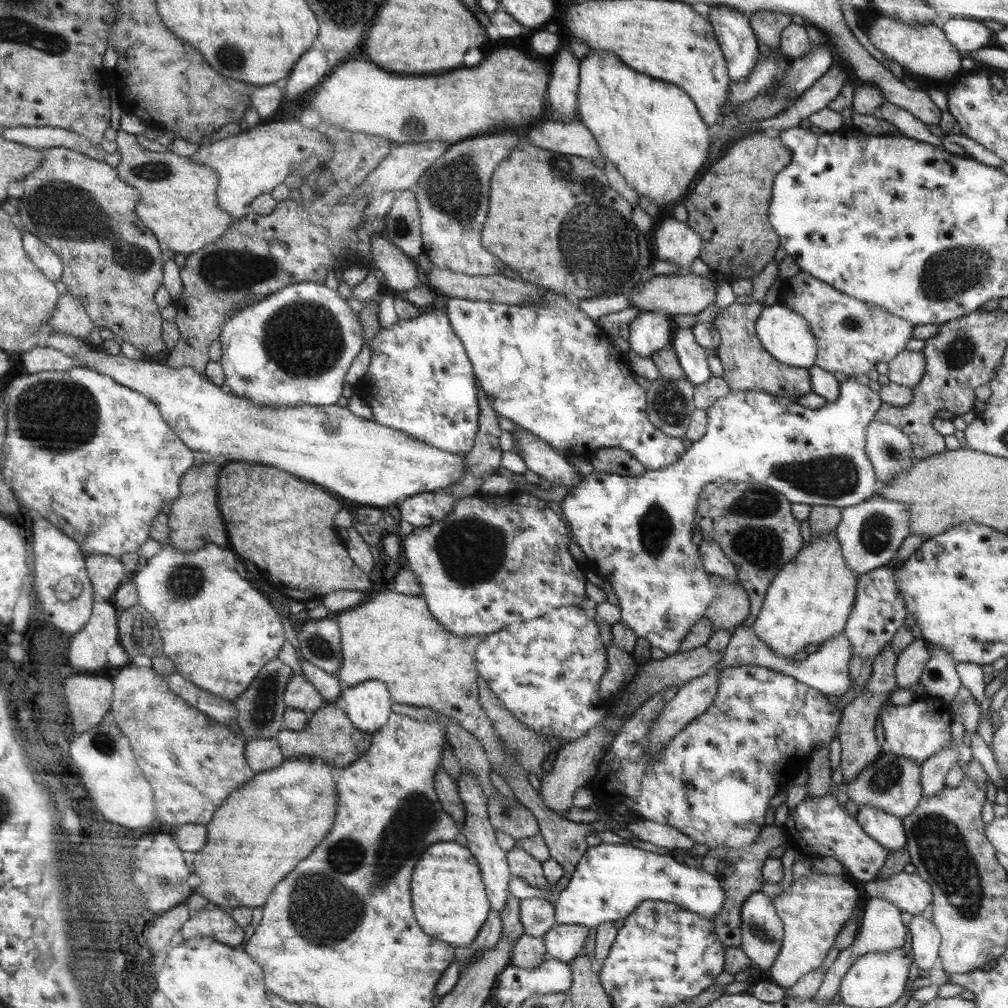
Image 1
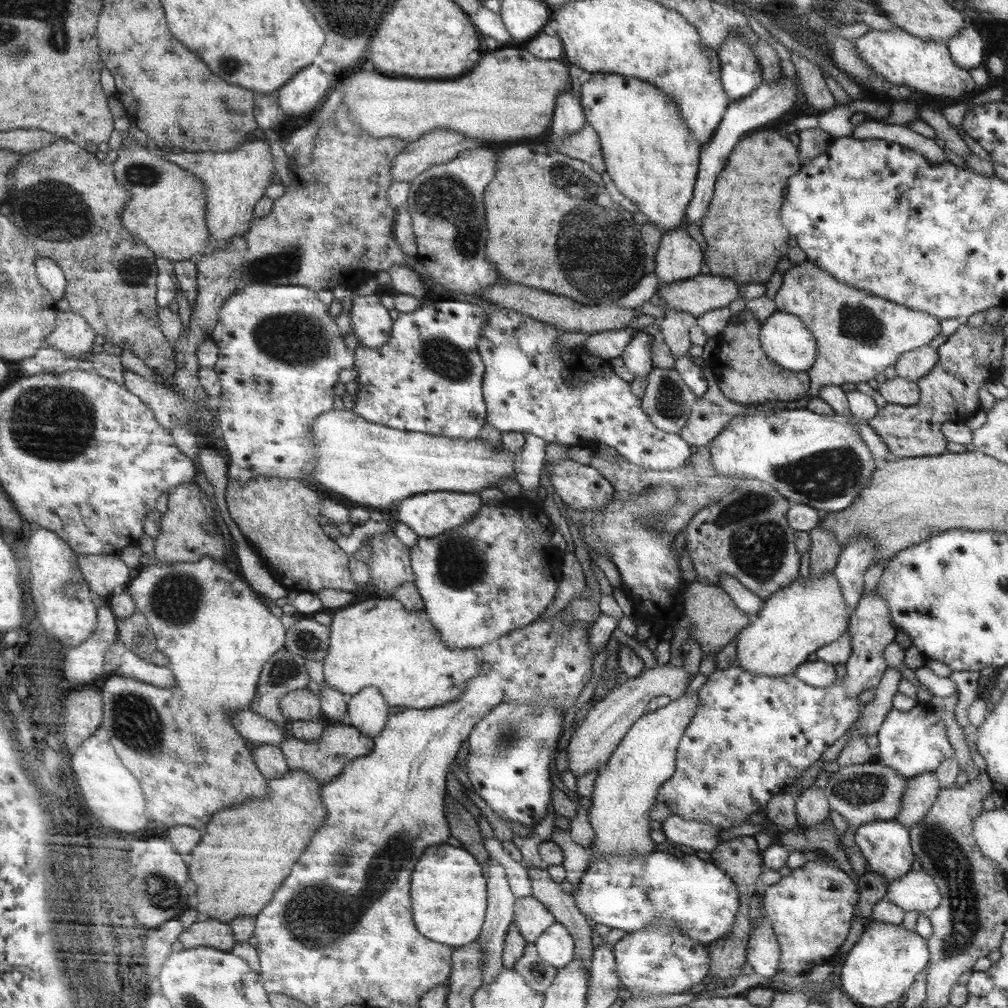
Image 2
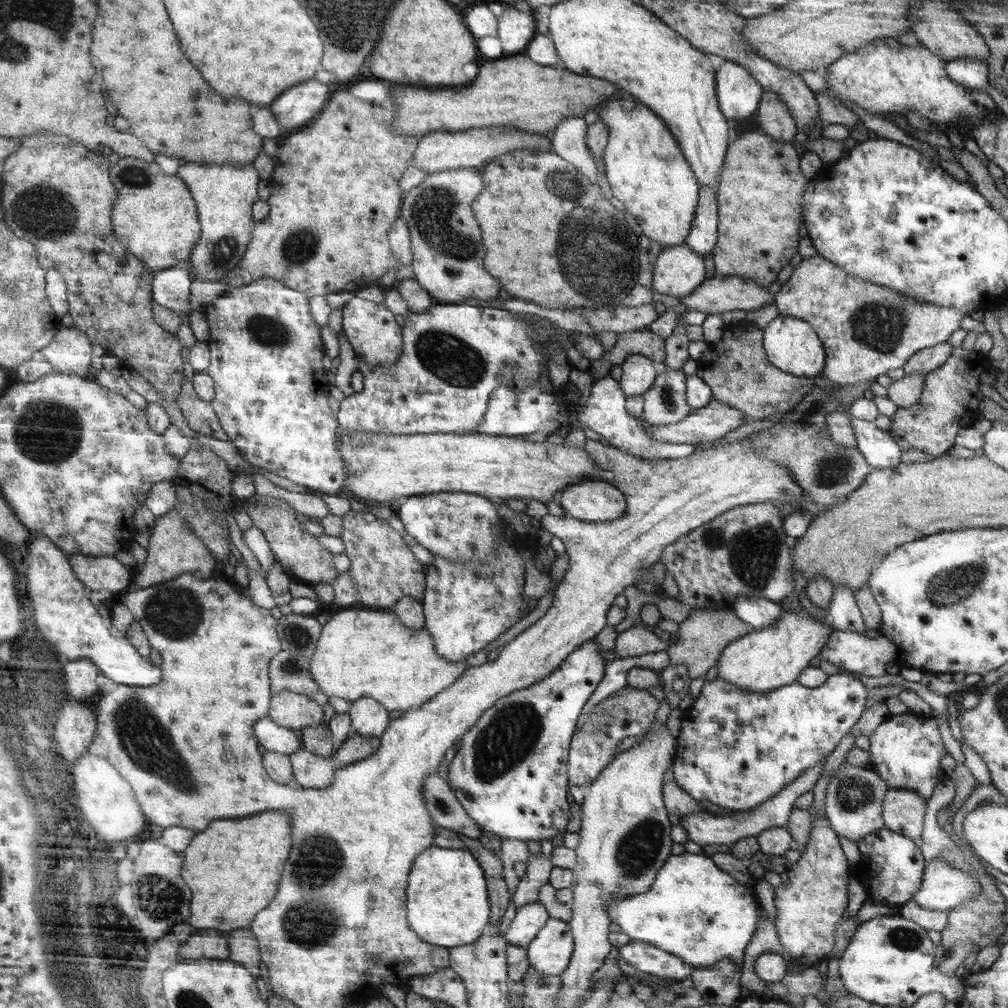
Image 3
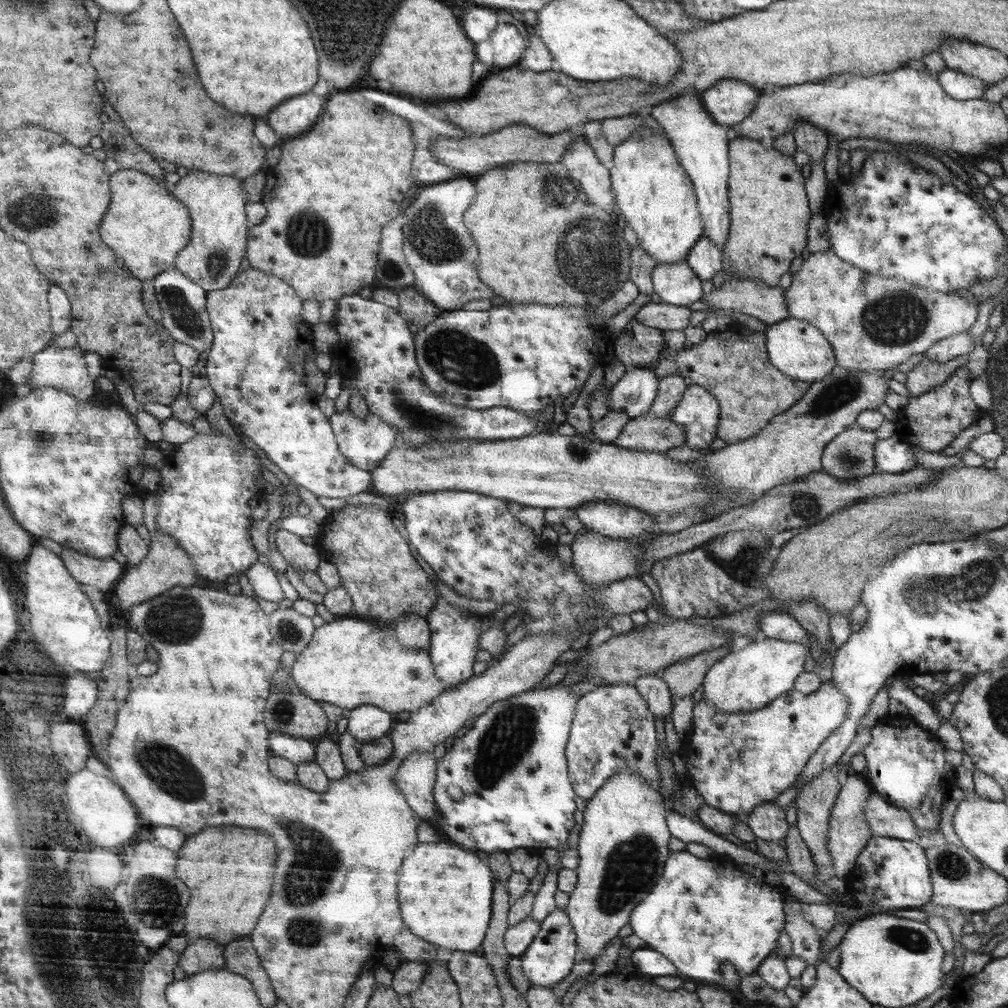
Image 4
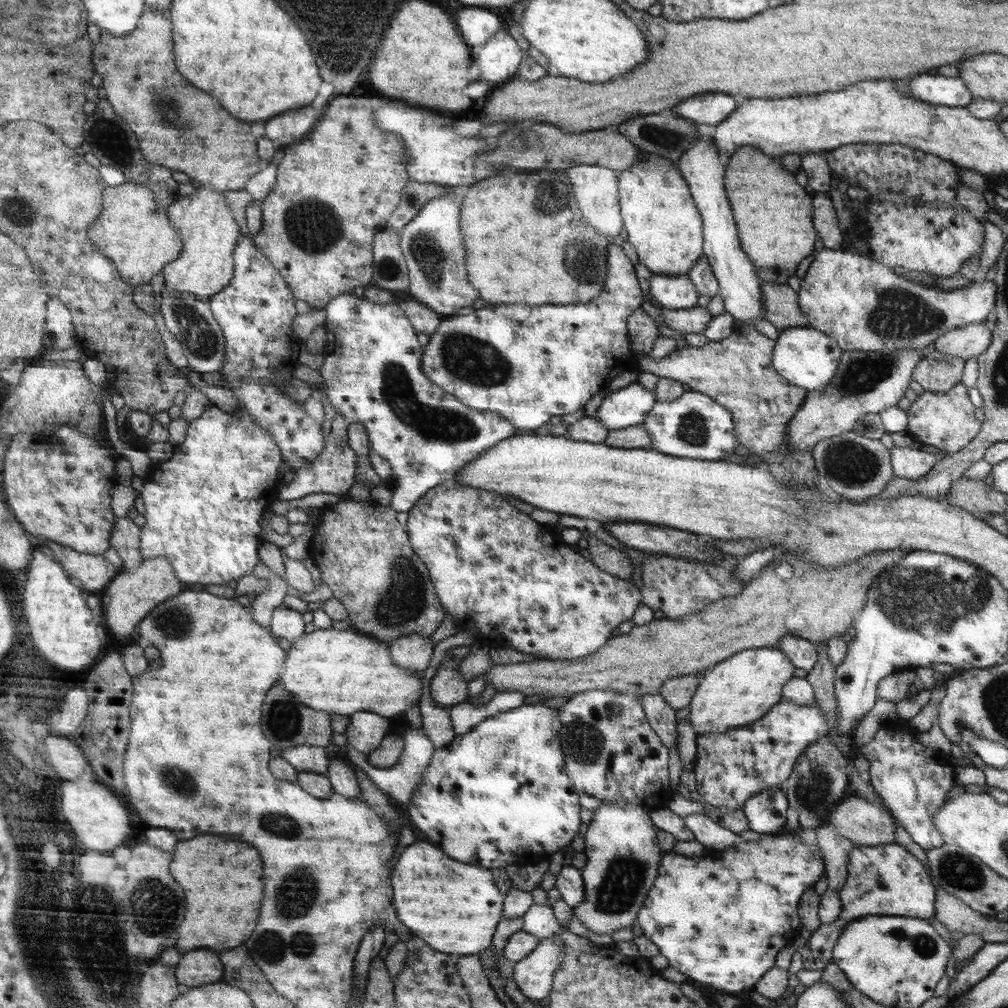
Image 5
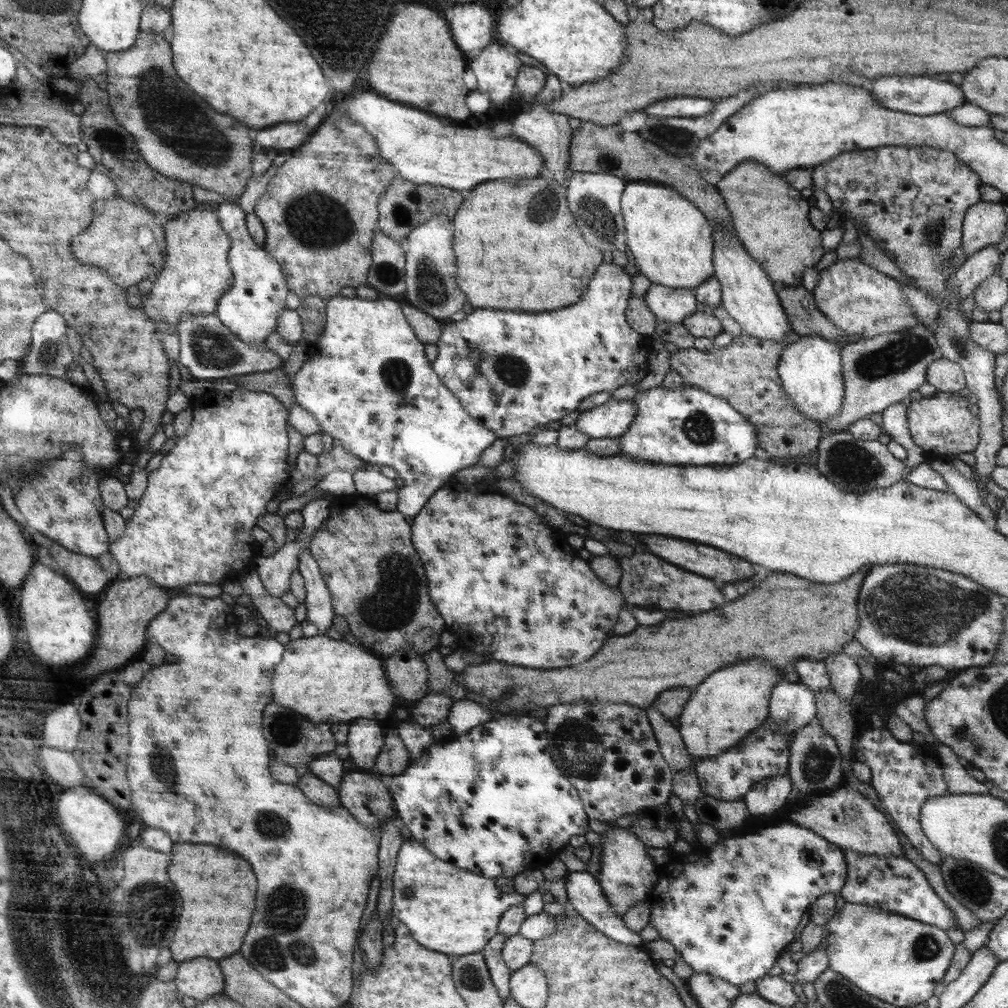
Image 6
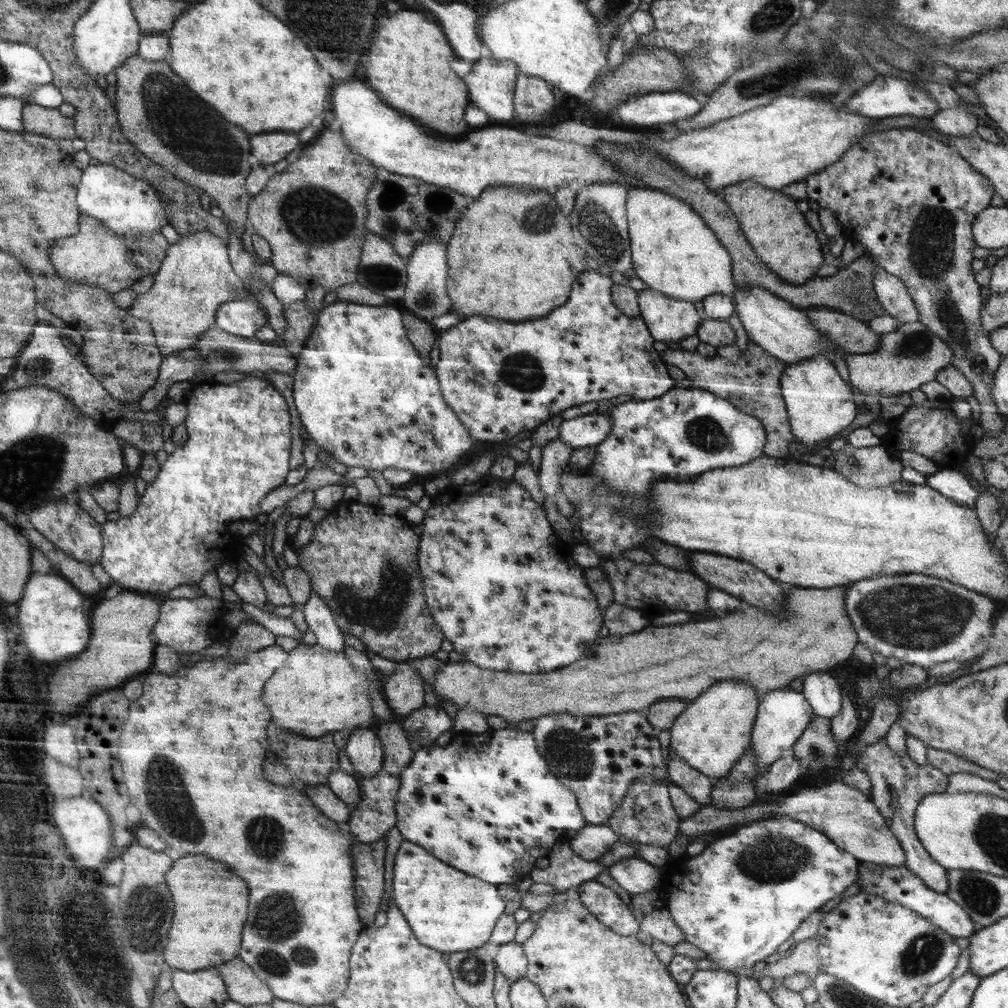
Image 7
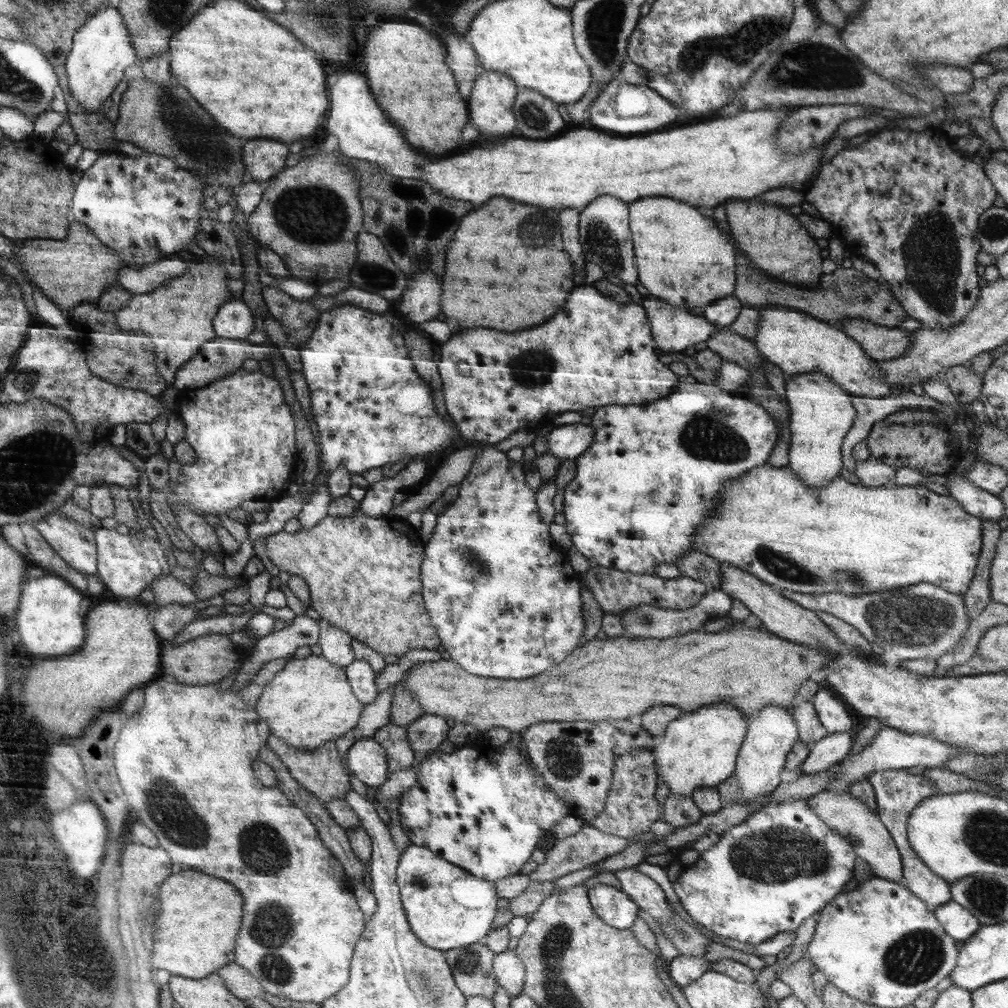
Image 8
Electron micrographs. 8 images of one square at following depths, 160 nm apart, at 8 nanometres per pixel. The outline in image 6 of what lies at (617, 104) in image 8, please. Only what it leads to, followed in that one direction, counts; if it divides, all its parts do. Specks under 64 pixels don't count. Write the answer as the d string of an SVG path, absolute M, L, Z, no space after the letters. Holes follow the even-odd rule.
M702 97L665 98L644 109L647 115L655 117L698 118L713 111L718 100Z

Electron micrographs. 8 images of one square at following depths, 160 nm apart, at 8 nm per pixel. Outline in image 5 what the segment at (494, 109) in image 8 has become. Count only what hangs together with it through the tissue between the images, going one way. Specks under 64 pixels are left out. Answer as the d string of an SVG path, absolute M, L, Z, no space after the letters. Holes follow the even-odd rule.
M501 27L484 43L474 60L482 68L480 80L486 80L491 88L496 88L517 76L524 56L518 42Z

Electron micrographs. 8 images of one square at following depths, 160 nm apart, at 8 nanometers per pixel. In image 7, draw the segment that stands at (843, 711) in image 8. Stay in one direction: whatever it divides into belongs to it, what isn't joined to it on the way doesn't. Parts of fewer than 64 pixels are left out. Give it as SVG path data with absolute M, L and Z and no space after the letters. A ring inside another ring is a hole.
M827 671L805 674L802 692L813 708L814 715L832 718L841 707L840 684Z

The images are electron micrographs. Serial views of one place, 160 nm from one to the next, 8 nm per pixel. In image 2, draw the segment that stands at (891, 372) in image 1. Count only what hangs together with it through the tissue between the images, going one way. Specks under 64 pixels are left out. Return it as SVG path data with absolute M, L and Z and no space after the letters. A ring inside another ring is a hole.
M928 345L902 354L894 365L897 377L917 382L938 364L938 356L937 348Z

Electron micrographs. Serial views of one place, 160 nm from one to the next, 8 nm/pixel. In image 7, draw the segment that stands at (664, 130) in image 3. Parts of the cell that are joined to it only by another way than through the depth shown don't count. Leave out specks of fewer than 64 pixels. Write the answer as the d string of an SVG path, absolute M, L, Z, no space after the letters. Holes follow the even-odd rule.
M638 186L627 190L625 207L633 268L650 289L681 301L696 302L711 294L725 294L734 302L732 257L689 203L658 189Z

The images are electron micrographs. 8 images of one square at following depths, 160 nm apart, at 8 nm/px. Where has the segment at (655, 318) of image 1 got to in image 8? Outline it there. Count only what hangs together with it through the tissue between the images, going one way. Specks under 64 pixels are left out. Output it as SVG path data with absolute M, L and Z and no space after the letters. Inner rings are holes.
M568 424L565 426L551 426L548 437L548 453L552 454L560 461L566 459L576 459L582 453L588 452L592 448L594 437L594 427L590 424Z

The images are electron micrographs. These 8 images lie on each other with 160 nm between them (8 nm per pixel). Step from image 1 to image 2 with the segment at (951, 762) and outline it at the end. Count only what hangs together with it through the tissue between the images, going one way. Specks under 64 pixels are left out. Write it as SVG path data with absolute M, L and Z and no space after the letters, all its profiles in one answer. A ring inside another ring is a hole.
M924 773L909 778L895 821L906 828L916 826L934 804L941 789L936 773Z

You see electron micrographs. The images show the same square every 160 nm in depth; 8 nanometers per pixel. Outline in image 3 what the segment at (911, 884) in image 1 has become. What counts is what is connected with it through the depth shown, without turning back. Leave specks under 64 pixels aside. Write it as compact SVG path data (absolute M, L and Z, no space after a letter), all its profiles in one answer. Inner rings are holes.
M936 859L924 866L921 883L912 901L926 910L948 912L958 904L974 900L978 894L982 894L977 880L950 863Z

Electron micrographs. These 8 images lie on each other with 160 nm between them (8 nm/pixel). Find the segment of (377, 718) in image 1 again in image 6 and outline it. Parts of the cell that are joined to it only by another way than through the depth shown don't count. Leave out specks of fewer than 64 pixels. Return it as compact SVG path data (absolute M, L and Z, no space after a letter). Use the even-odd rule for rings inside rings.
M361 718L349 723L346 746L354 764L364 772L371 772L382 748L382 728L377 720Z

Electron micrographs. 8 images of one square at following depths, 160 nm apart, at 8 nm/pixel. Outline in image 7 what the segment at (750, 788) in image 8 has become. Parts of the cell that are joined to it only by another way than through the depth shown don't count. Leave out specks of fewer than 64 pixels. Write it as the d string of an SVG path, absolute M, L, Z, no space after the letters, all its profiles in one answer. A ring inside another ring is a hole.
M786 688L766 693L760 697L760 708L757 710L756 724L752 732L752 745L749 748L753 750L757 762L757 772L755 772L753 781L768 771L769 766L782 756L784 750L794 746L796 740L810 724L813 715L813 708L803 692Z

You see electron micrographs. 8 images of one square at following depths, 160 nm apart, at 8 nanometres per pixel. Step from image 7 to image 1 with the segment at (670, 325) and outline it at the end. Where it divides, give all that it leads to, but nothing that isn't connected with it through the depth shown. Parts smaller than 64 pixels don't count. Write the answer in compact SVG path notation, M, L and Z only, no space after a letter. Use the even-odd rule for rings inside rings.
M662 217L654 227L656 228L654 230L656 238L654 246L656 246L657 250L654 258L673 262L680 268L690 271L692 262L701 256L701 250L704 248L701 235L698 234L698 231L695 231L688 222L682 222L675 217Z

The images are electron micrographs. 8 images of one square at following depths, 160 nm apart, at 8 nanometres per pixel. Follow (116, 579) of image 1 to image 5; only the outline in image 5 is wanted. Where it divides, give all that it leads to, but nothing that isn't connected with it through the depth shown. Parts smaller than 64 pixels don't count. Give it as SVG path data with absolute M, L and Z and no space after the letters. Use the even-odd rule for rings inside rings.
M48 542L48 548L62 566L69 571L69 575L82 582L88 592L106 588L112 578L116 576L116 568L102 555L82 554L62 543Z

